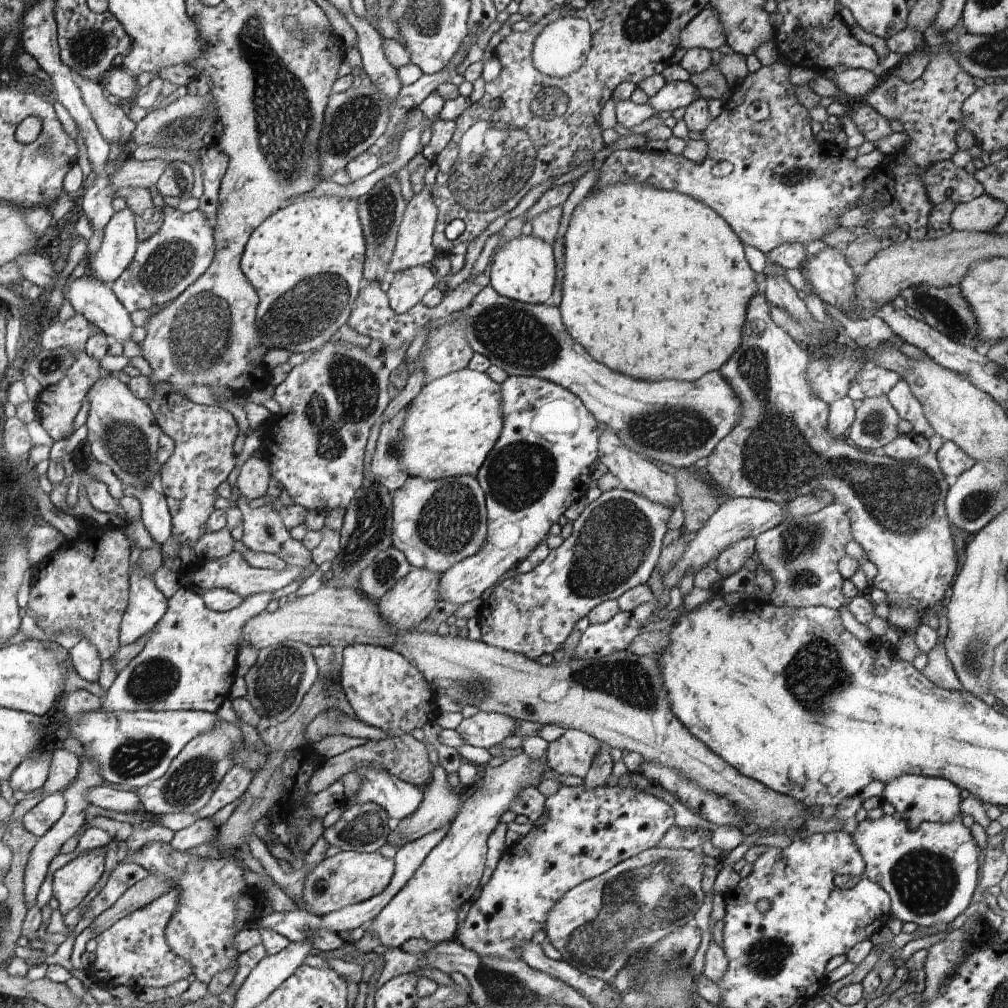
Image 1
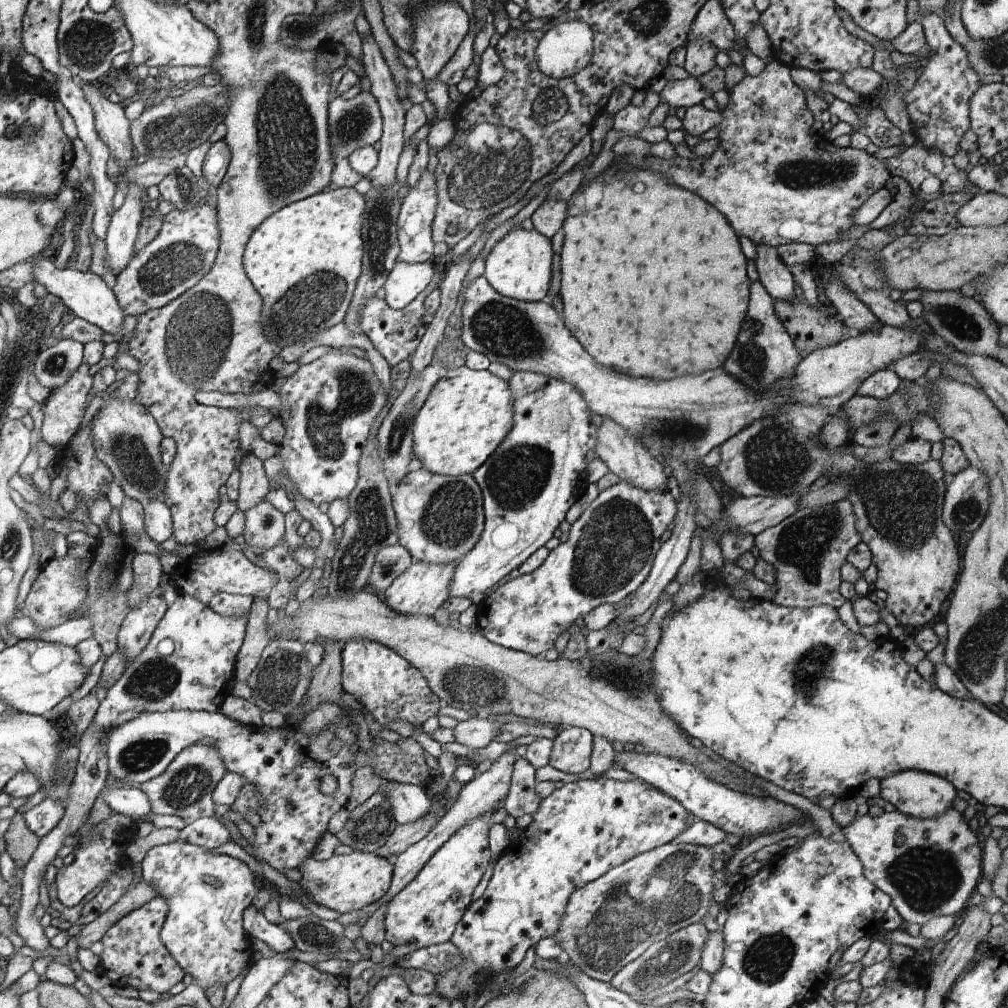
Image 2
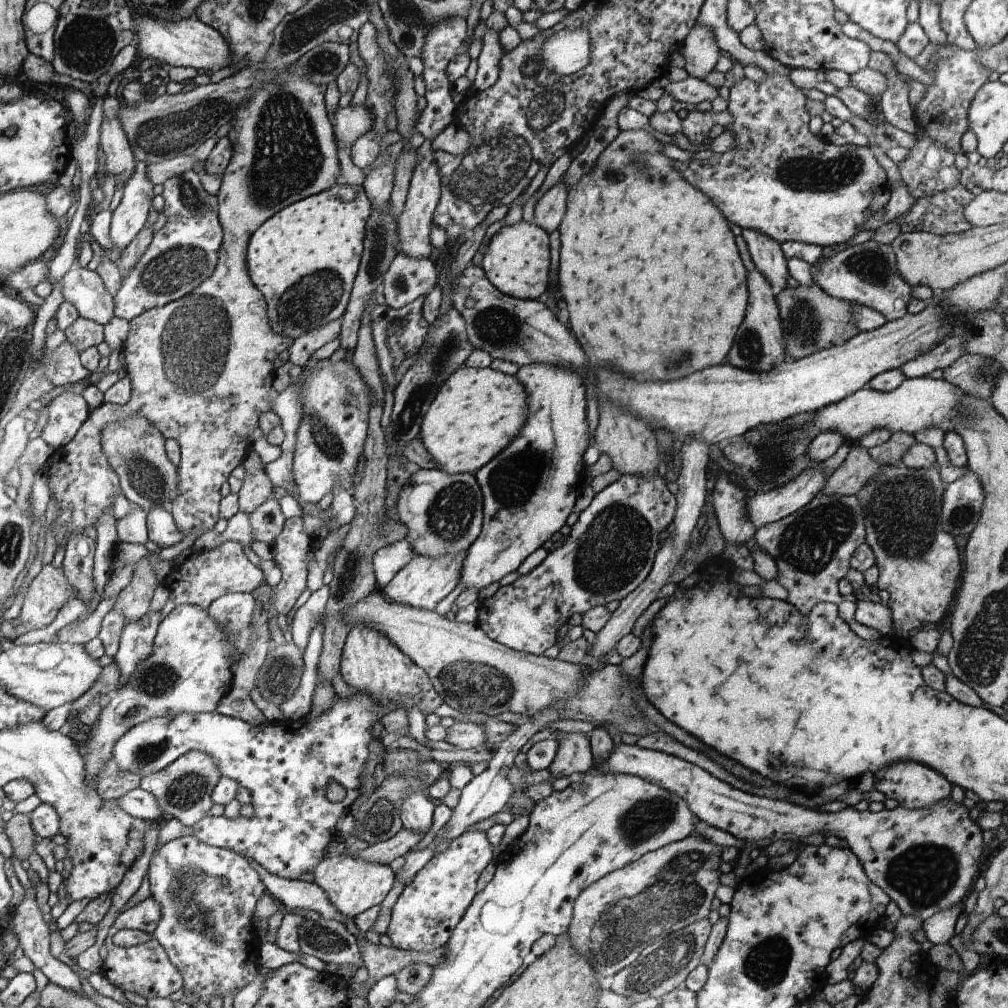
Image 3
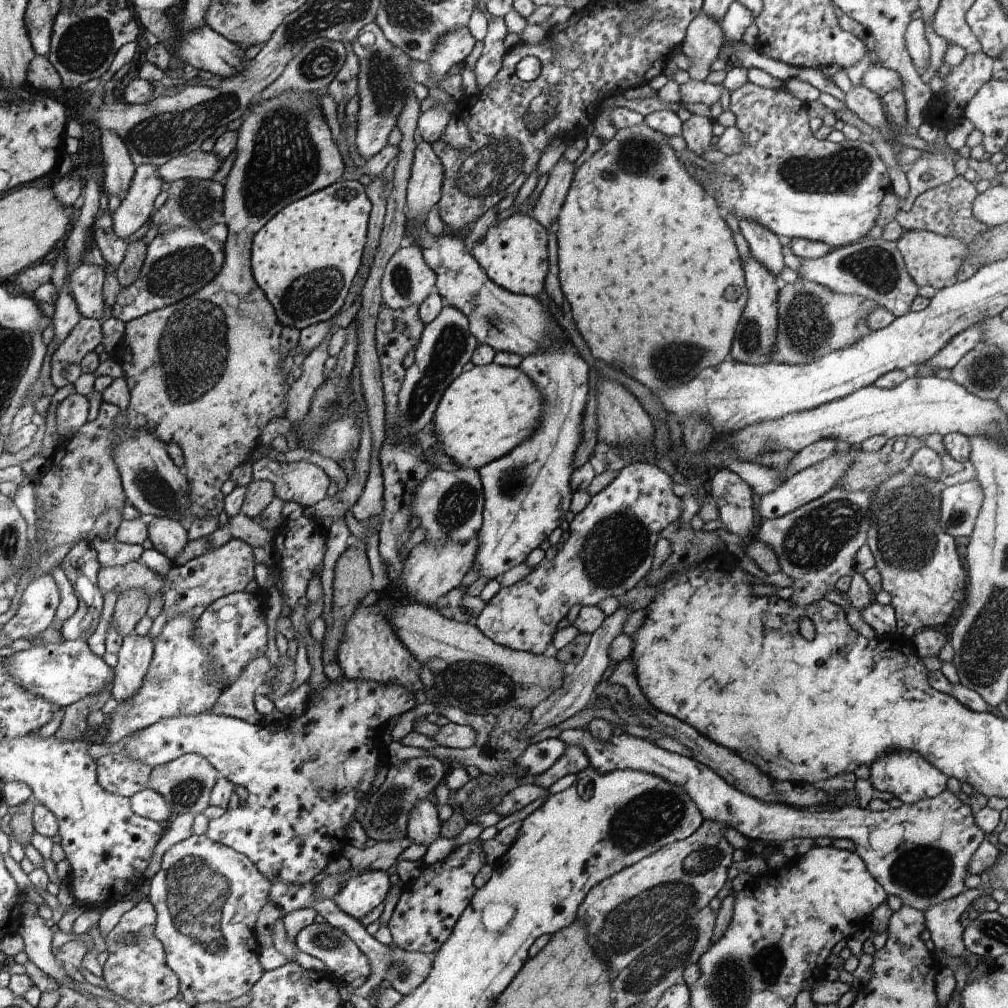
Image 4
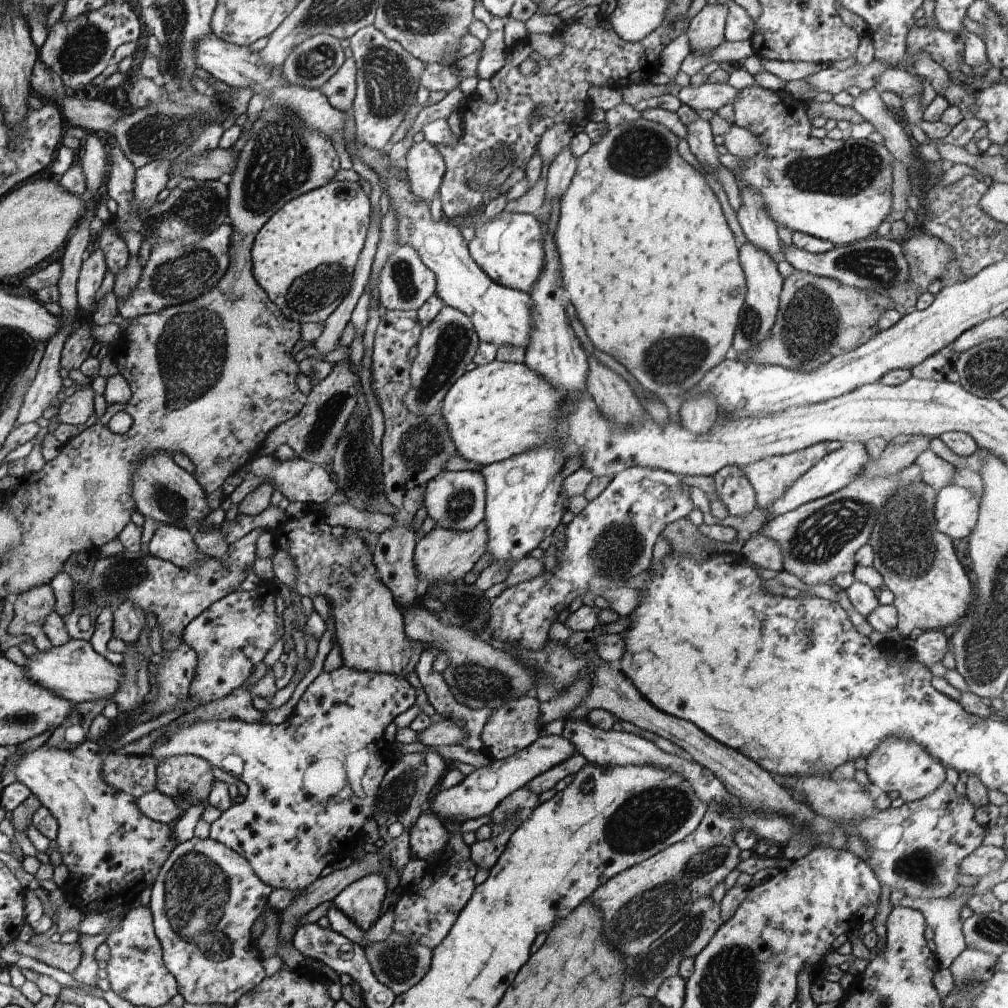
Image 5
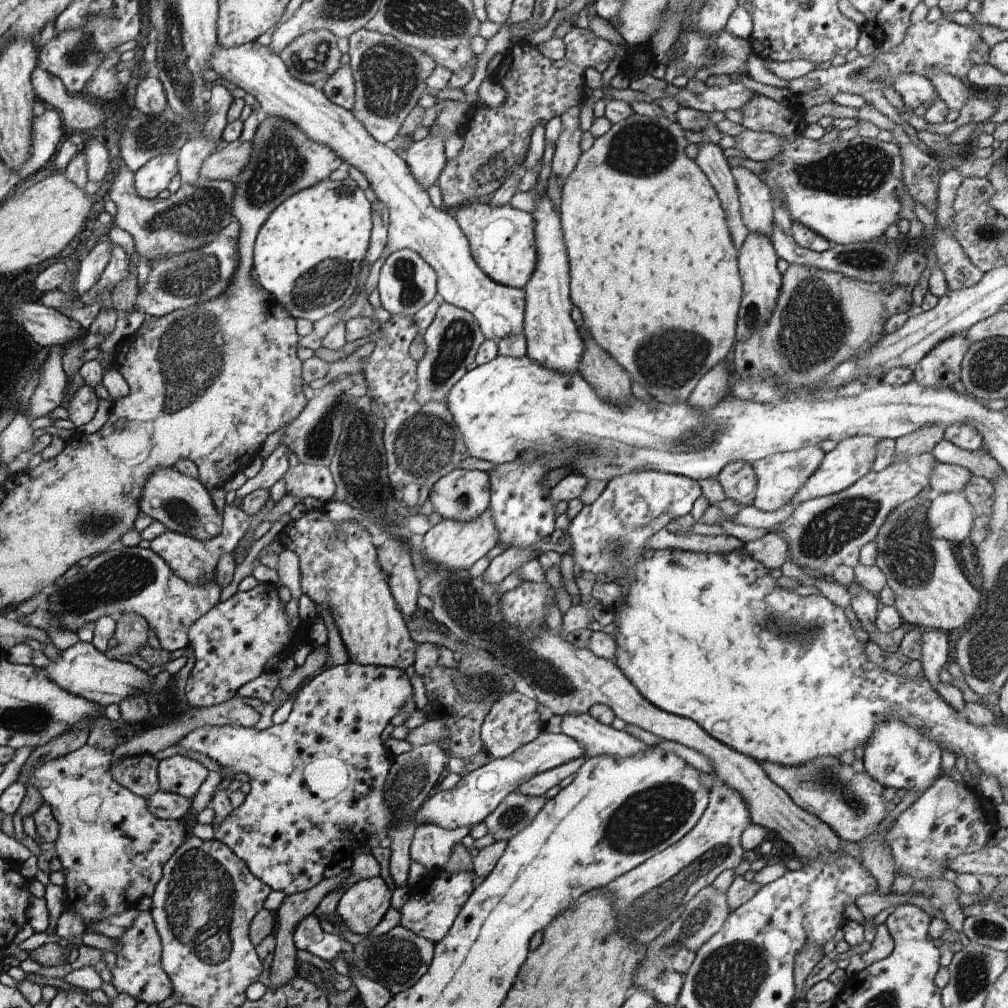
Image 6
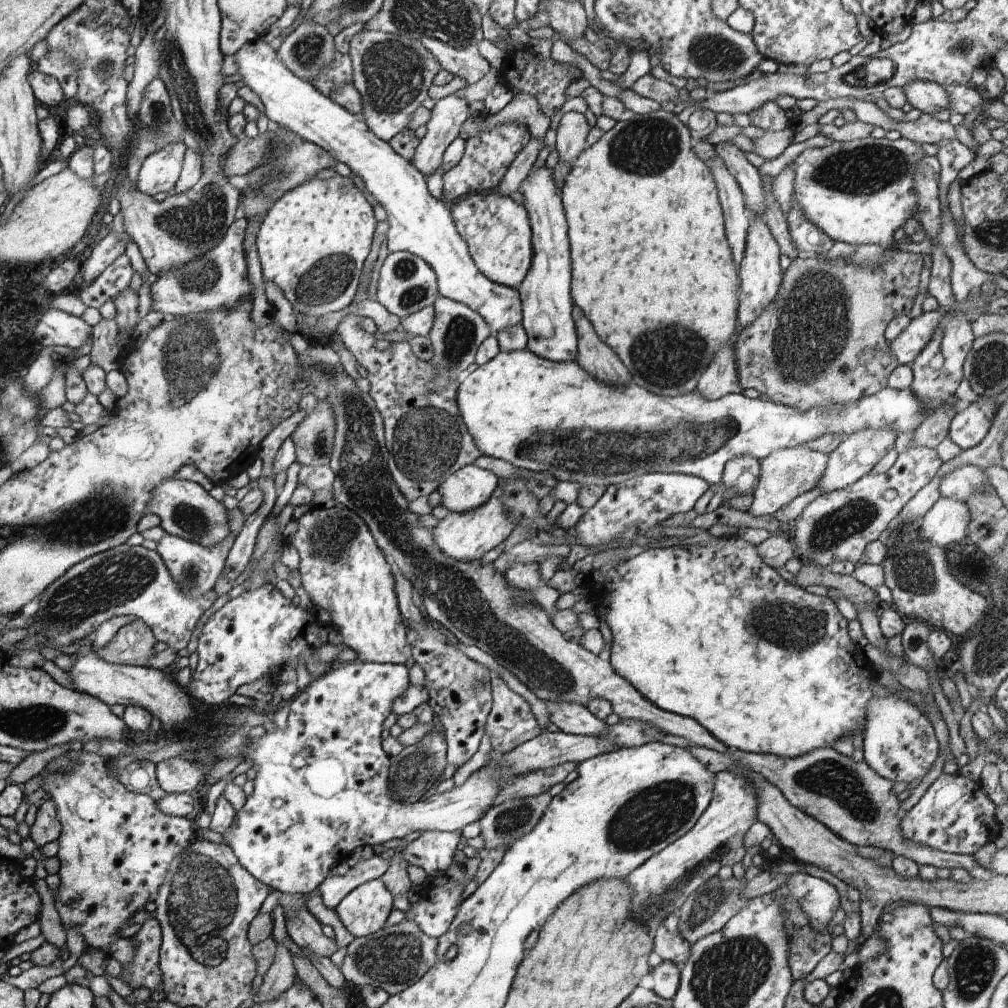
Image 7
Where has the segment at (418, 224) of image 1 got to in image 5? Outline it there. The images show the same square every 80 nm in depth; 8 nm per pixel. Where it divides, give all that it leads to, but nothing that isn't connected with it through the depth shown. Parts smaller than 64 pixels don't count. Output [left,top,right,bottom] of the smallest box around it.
[402,139,445,201]

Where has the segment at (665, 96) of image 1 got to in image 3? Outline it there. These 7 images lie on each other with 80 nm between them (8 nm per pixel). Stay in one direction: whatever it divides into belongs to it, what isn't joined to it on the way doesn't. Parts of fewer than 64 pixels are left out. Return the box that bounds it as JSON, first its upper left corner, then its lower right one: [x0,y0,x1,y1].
[663,77,719,104]

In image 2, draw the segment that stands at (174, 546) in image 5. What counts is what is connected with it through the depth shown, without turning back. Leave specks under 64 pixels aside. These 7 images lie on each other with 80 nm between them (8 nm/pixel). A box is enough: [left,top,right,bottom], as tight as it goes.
[144,500,173,544]

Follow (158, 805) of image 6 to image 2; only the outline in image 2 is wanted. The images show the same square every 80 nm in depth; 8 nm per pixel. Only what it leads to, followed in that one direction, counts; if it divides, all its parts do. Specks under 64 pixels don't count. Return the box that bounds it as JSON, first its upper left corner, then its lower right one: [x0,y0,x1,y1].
[102,787,153,819]

